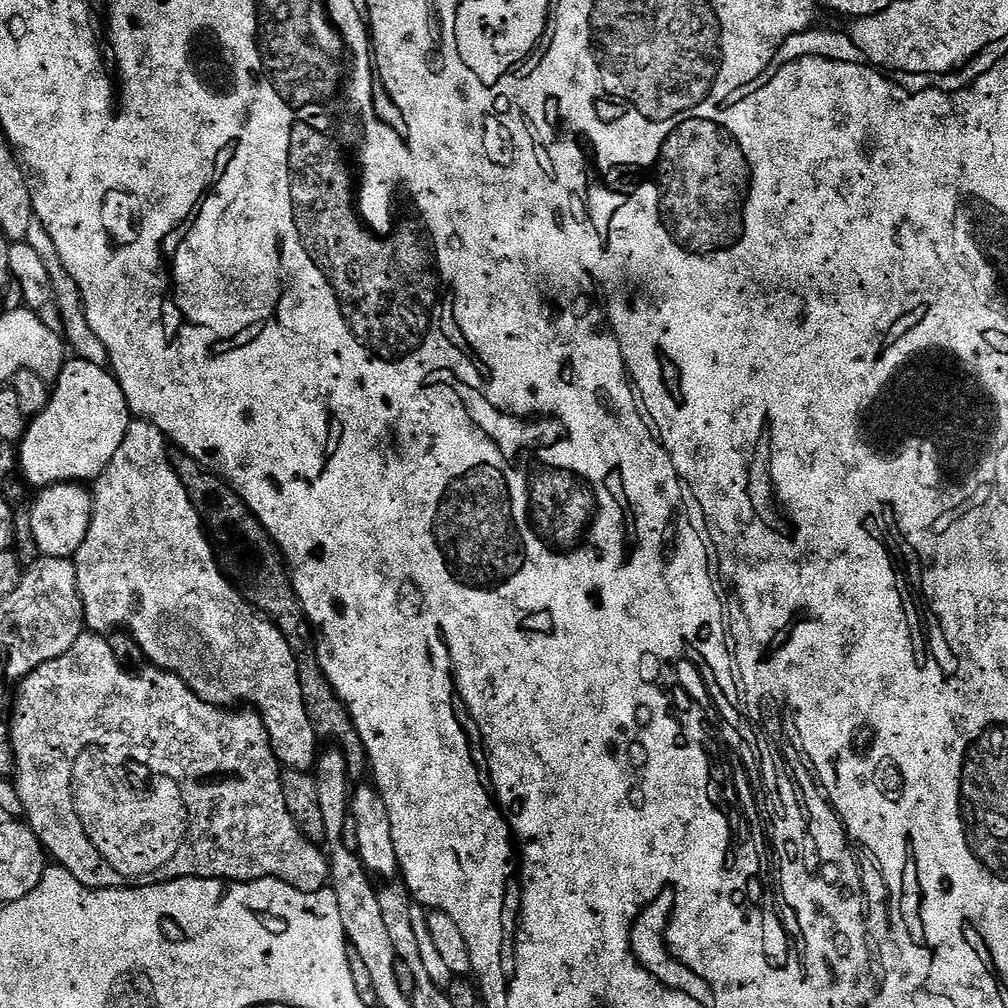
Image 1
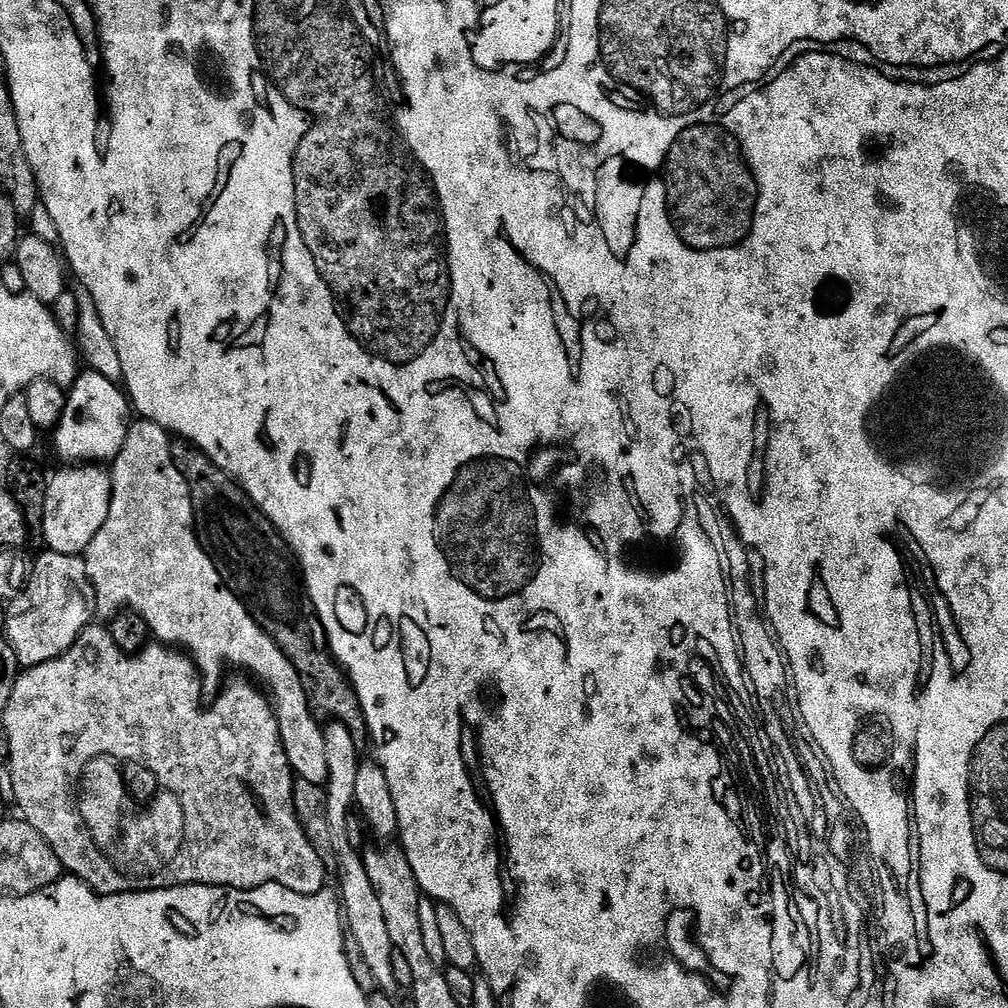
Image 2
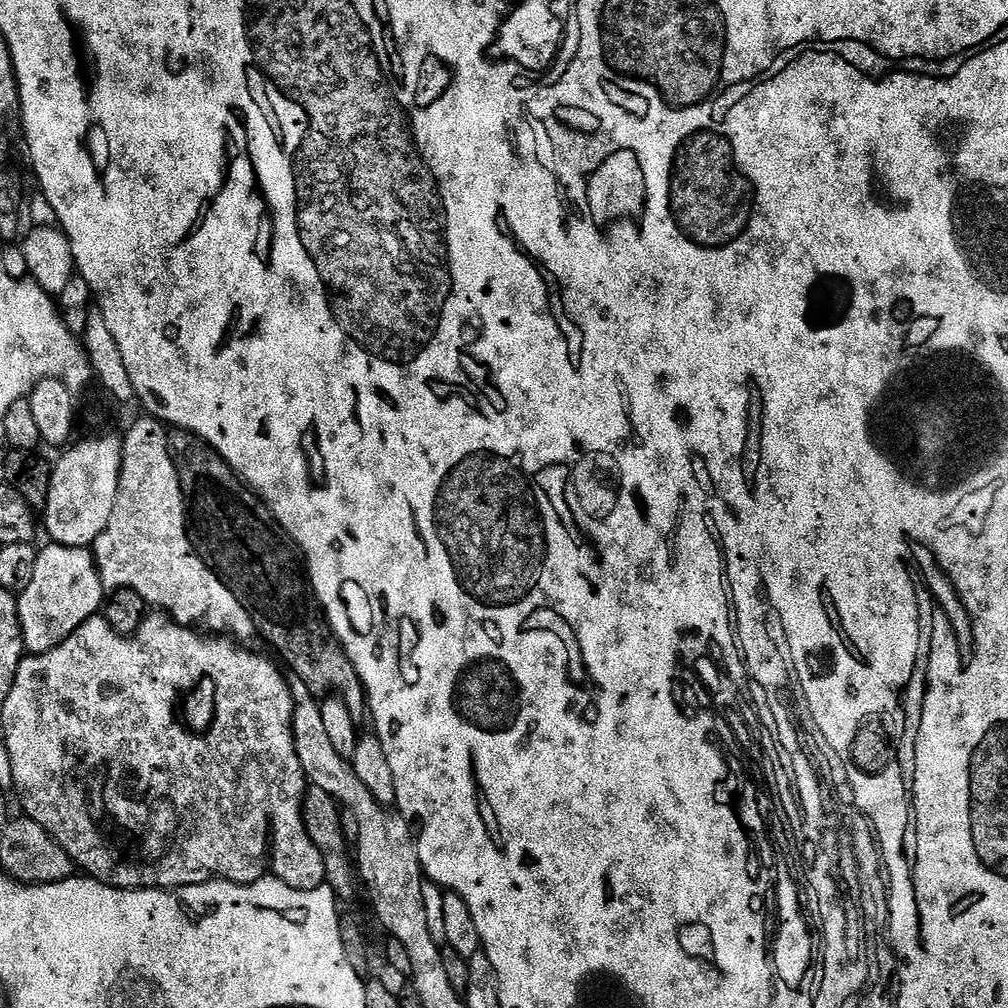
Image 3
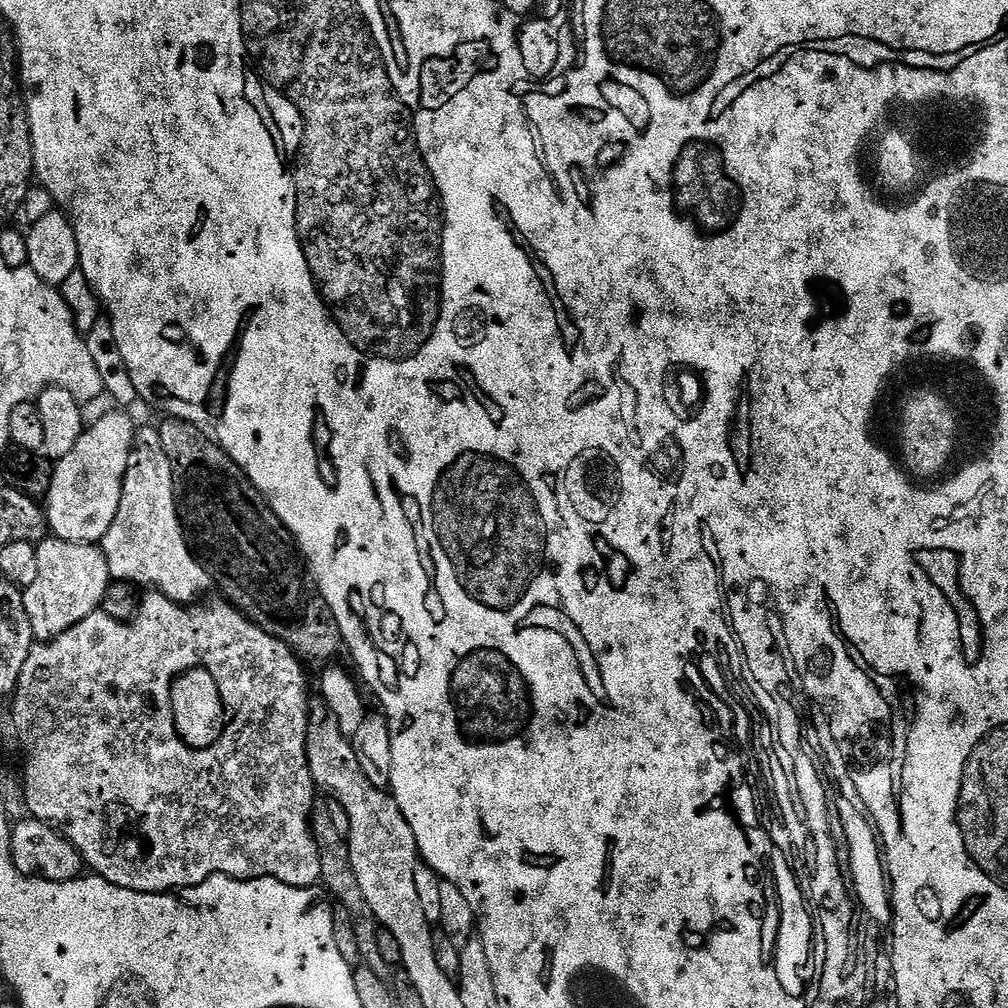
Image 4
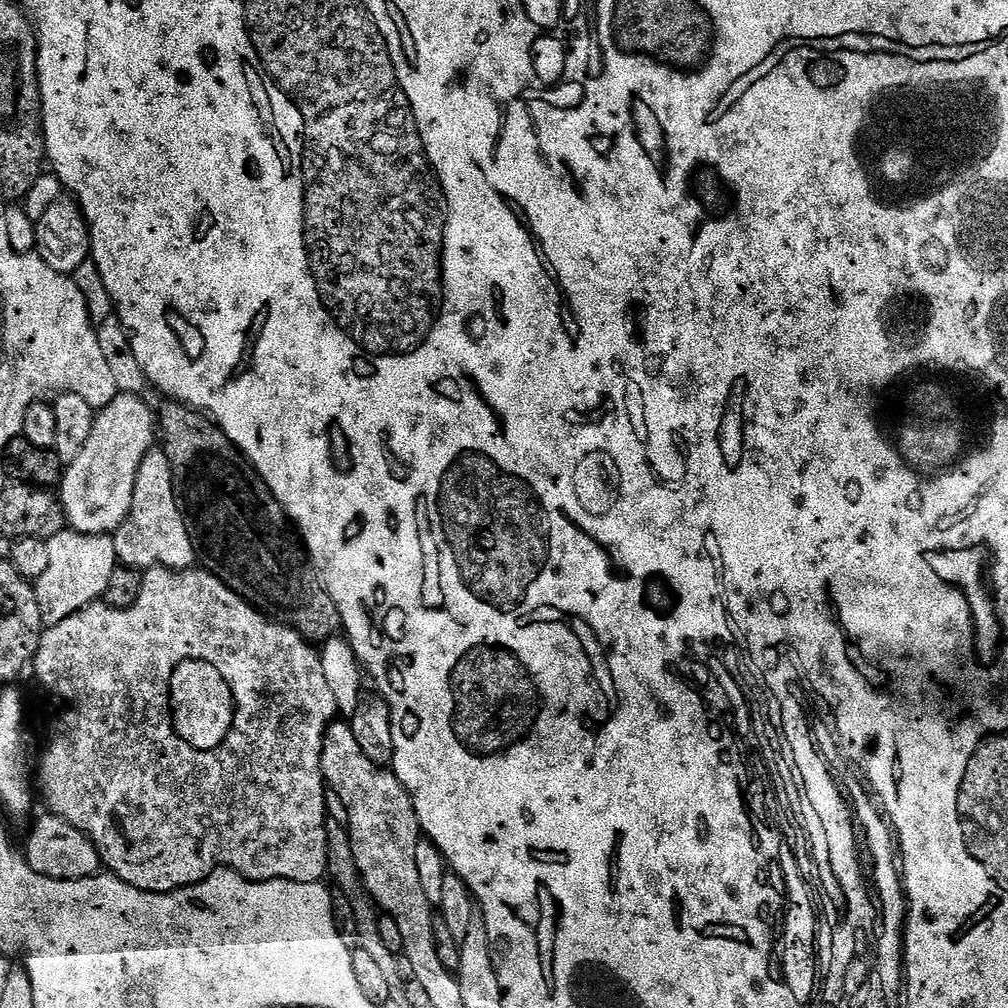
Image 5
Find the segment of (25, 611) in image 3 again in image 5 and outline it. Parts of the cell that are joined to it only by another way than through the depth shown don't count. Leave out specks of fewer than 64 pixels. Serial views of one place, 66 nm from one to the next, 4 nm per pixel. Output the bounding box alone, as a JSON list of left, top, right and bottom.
[34,530,118,625]

